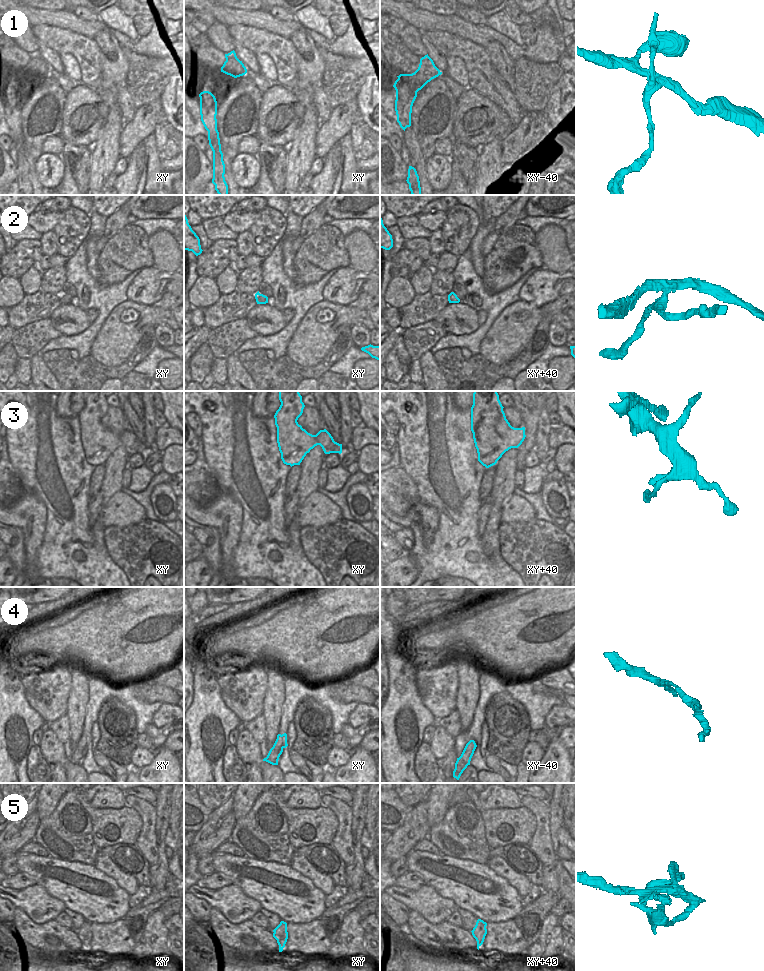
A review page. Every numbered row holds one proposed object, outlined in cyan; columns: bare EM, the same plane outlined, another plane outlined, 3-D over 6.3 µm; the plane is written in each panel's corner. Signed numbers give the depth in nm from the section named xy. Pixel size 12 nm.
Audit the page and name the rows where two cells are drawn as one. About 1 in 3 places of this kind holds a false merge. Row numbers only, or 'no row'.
1, 2, 5

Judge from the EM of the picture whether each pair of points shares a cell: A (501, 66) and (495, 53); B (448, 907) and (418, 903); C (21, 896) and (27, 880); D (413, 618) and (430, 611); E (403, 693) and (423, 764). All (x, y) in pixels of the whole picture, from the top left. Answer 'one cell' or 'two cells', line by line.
A: one cell
B: one cell
C: two cells
D: one cell
E: two cells

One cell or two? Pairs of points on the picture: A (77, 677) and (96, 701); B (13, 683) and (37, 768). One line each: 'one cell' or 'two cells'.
A: two cells
B: two cells

